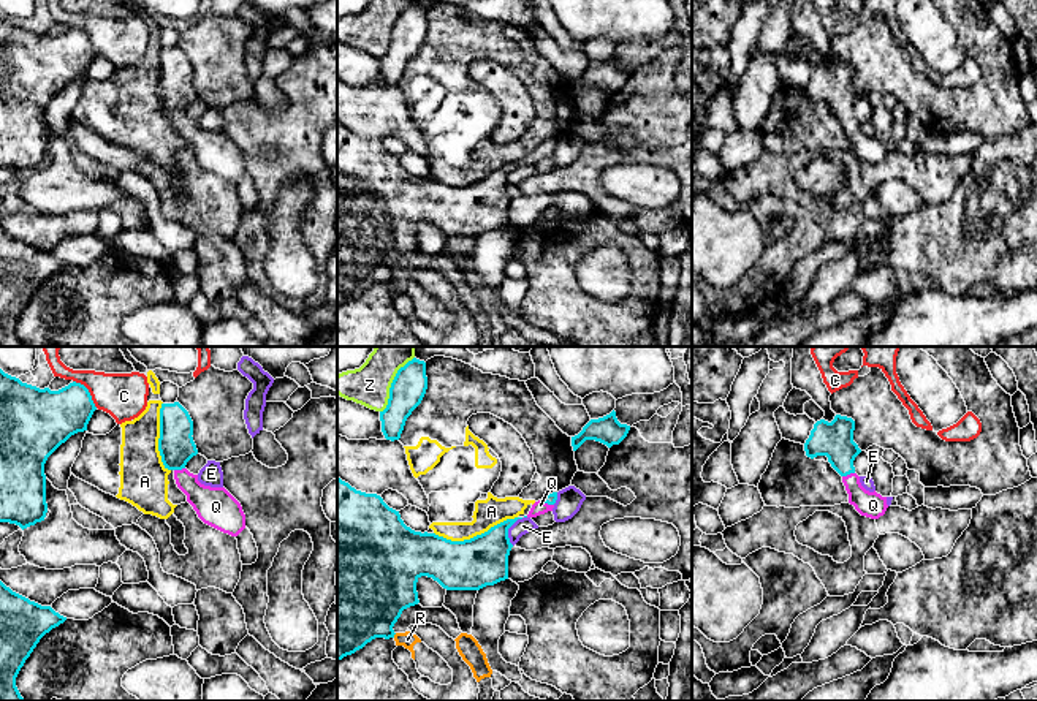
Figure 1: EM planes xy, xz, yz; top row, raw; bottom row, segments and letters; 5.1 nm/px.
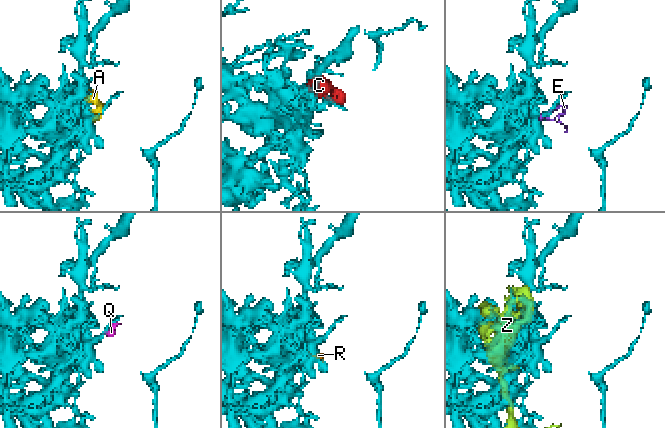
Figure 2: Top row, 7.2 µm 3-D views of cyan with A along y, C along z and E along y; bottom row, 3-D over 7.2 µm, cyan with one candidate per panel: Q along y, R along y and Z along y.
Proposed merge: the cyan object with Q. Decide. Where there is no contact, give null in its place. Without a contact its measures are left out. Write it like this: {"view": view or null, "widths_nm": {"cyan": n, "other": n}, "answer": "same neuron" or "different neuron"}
{"view": "yz", "widths_nm": {"cyan": 190, "other": 130}, "answer": "same neuron"}

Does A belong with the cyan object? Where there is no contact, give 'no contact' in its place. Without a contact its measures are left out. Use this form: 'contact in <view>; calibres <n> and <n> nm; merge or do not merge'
contact in xz; calibres 260 and 140 nm; do not merge

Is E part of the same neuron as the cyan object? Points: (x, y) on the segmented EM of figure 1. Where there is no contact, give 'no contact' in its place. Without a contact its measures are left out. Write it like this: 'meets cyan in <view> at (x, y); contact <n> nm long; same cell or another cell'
meets cyan in xz at (509, 527); contact 170 nm long; another cell

